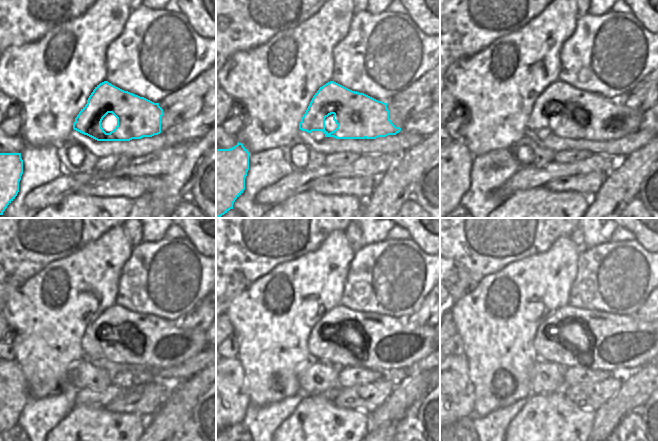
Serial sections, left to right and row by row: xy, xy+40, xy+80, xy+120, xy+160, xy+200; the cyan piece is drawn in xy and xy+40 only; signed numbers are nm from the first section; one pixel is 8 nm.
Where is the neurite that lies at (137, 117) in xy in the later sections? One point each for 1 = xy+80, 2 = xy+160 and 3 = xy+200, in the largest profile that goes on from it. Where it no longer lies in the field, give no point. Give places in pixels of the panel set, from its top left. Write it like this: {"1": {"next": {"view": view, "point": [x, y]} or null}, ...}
{"1": {"next": {"view": "xy+80", "point": [607, 119]}}, "2": {"next": {"view": "xy+160", "point": [395, 345]}}, "3": {"next": {"view": "xy+200", "point": [621, 341]}}}

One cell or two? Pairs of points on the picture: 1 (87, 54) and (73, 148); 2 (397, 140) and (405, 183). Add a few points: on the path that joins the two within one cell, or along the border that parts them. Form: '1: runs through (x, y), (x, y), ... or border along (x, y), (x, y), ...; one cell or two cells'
1: border along (68, 138), (57, 147); two cells
2: border along (420, 141), (399, 155); two cells

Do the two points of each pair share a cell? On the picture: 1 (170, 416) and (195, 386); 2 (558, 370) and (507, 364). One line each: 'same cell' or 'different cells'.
1: same cell
2: different cells

